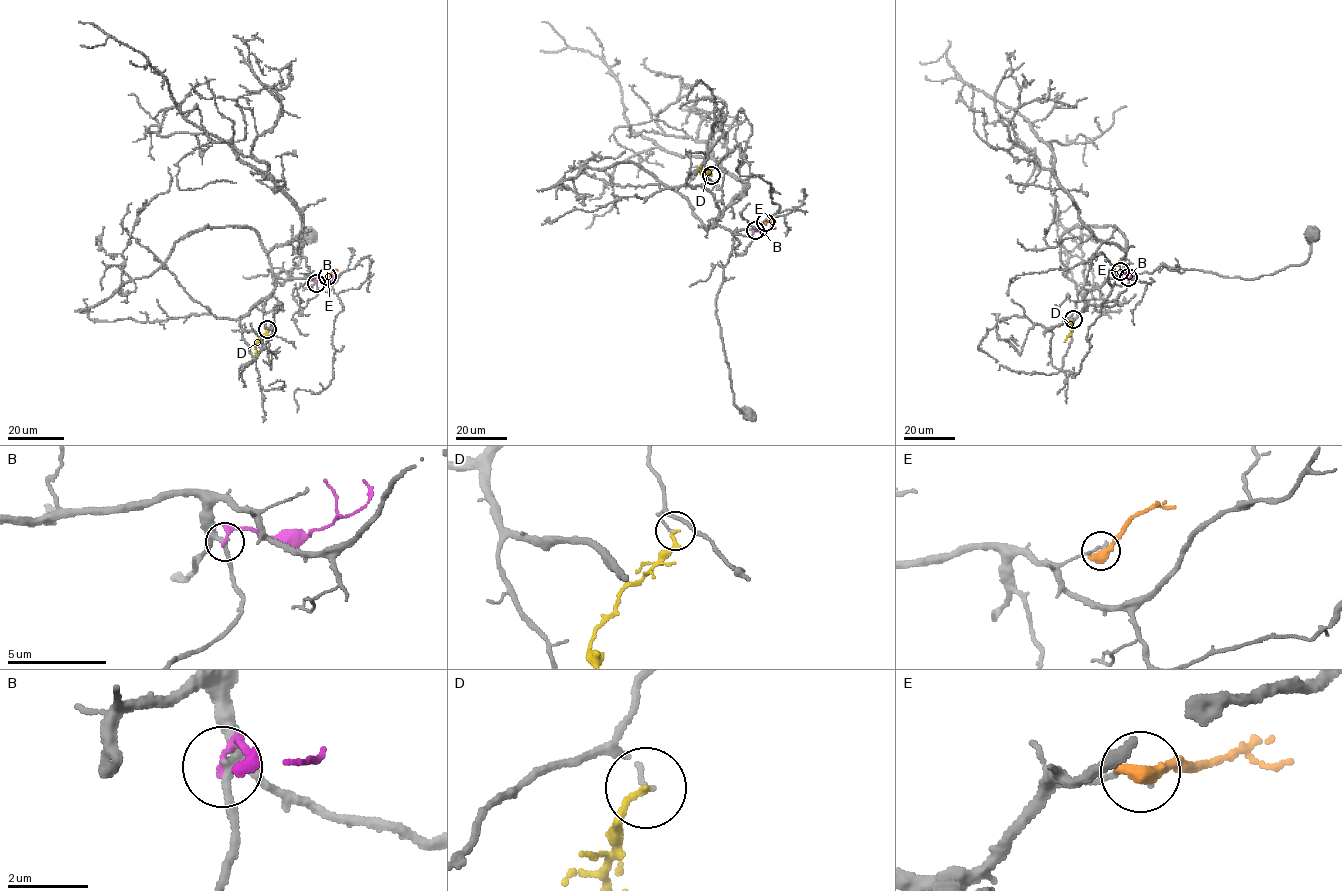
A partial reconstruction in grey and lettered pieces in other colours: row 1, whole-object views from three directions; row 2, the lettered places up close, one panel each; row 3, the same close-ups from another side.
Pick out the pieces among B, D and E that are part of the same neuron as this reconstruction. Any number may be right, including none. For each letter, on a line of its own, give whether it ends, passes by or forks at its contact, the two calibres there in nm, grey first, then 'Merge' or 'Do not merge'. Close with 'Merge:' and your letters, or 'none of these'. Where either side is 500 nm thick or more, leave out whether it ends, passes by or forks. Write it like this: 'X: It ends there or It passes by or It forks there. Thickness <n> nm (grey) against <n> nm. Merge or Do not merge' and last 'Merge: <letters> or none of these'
B: It ends there. Thickness 220 nm (grey) against 240 nm. Do not merge
D: It ends there. Thickness 110 nm (grey) against 150 nm. Do not merge
E: It ends there. Thickness 160 nm (grey) against 480 nm. Do not merge
Merge: none of these

